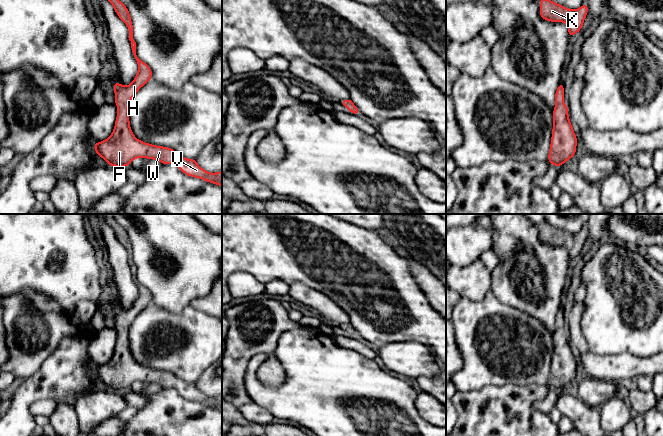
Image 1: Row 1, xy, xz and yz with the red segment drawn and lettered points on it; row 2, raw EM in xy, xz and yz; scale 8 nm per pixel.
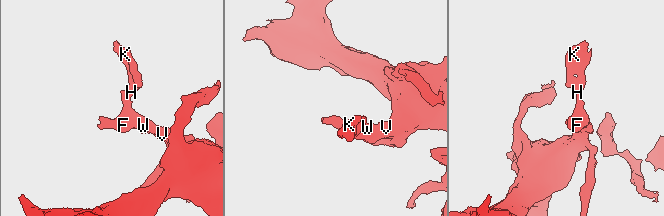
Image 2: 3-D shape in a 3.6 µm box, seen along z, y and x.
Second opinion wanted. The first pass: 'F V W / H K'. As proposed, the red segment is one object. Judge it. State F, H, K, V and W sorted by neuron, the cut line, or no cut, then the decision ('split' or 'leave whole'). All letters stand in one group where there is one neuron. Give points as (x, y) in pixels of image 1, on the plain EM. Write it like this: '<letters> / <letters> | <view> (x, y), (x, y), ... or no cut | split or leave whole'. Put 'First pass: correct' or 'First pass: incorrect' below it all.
F H K V W | no cut | leave whole
First pass: incorrect

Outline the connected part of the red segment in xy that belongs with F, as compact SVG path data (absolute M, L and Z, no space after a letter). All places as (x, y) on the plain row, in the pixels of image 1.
M111 214L104 219L113 229L116 238L129 253L129 264L138 288L138 297L128 310L123 310L118 306L113 307L115 328L118 332L115 352L106 364L98 367L94 366L96 378L102 381L108 389L118 392L131 389L132 384L135 382L154 383L163 389L175 388L184 398L190 401L200 402L222 411L222 395L209 397L202 393L195 383L186 383L172 372L148 368L134 360L130 352L128 329L138 314L152 303L152 295L136 279L137 268L133 262L133 249L128 233L116 222Z

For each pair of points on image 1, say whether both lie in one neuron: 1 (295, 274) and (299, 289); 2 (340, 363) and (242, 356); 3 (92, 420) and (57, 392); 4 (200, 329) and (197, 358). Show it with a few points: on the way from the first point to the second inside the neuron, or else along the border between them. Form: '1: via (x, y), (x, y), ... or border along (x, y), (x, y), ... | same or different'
1: border along (289, 284), (304, 283), (319, 291) | different
2: border along (268, 353), (257, 353), (250, 359), (245, 380) | different
3: border along (90, 389), (76, 398) | different
4: via (197, 336), (197, 351) | same

